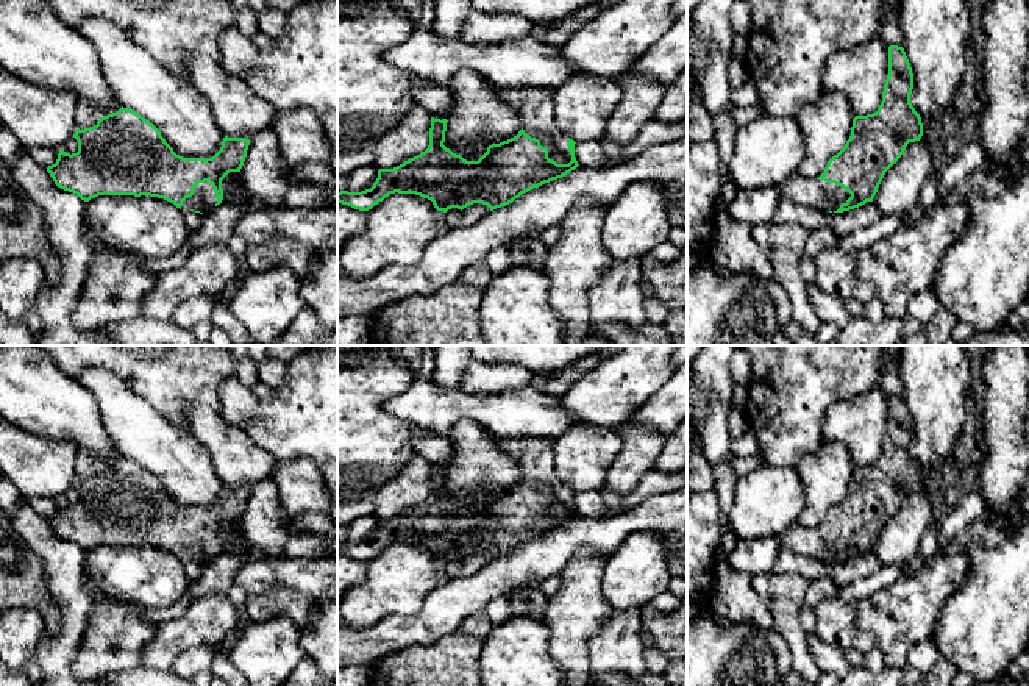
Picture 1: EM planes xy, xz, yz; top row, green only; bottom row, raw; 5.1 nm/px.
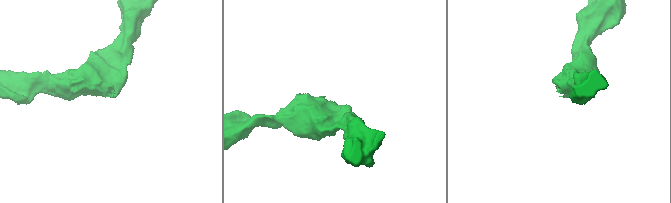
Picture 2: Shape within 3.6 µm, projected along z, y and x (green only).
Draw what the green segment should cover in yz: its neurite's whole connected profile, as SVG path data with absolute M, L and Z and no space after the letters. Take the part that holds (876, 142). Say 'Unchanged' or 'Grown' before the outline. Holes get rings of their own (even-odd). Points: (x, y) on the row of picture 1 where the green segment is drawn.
Grown. M888 47L888 75L884 84L882 102L876 113L856 116L851 136L845 147L834 155L824 172L815 180L798 175L789 177L778 186L781 198L807 205L824 213L843 213L873 202L885 172L901 158L909 142L920 141L923 123L910 103L913 73L903 47Z

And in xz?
Grown. M497 88L497 97L512 105L523 122L517 136L492 144L478 161L467 161L443 145L447 119L431 117L429 145L420 155L393 169L379 169L370 189L337 192L337 202L359 211L369 211L390 194L415 194L433 202L437 211L464 209L482 203L490 211L506 206L522 194L553 180L562 178L579 164L575 158L575 141L564 136L554 125L554 98L542 88Z

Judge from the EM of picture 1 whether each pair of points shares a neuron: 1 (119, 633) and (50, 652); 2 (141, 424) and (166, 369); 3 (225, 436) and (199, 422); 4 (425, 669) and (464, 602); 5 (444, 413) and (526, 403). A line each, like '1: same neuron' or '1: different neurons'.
1: different neurons
2: different neurons
3: same neuron
4: different neurons
5: same neuron

